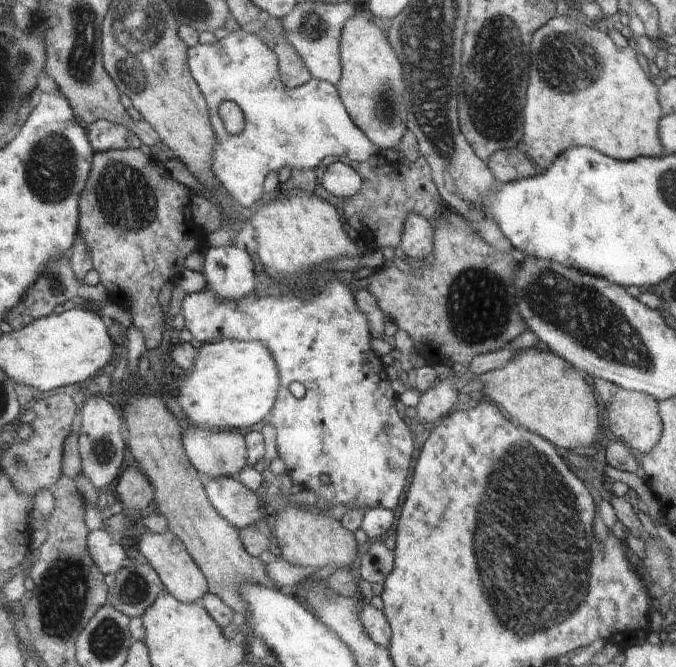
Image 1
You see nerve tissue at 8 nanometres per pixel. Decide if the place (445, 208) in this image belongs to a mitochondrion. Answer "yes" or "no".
no

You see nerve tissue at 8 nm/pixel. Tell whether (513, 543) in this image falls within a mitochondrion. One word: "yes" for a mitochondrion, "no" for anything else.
yes

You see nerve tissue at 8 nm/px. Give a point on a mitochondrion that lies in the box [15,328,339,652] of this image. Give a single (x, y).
(63, 591)

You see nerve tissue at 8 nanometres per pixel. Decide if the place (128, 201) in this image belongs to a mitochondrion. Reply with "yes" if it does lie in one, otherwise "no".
yes

